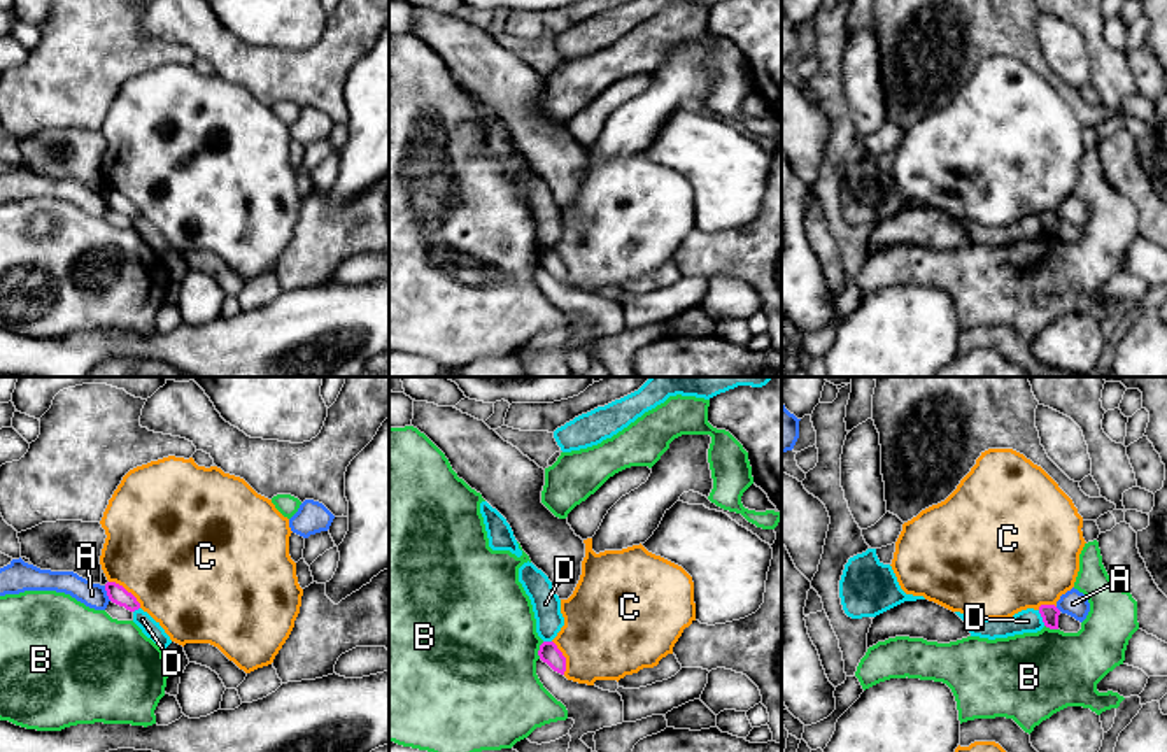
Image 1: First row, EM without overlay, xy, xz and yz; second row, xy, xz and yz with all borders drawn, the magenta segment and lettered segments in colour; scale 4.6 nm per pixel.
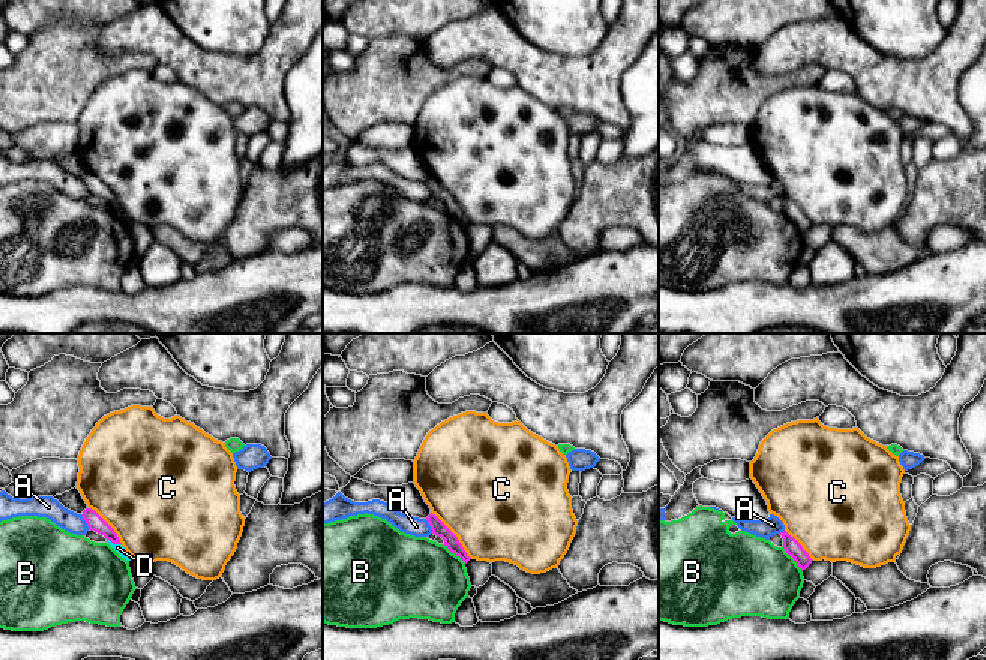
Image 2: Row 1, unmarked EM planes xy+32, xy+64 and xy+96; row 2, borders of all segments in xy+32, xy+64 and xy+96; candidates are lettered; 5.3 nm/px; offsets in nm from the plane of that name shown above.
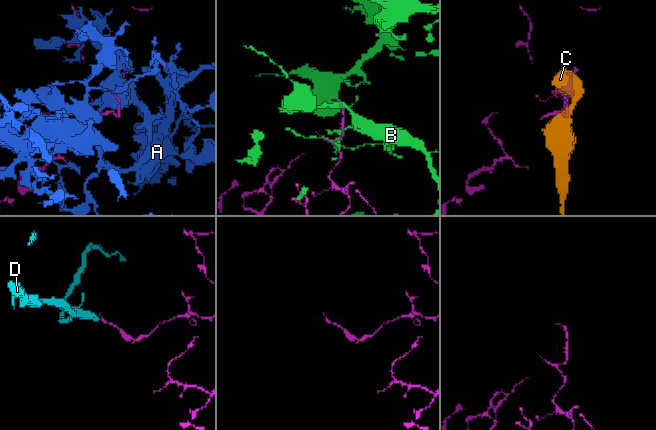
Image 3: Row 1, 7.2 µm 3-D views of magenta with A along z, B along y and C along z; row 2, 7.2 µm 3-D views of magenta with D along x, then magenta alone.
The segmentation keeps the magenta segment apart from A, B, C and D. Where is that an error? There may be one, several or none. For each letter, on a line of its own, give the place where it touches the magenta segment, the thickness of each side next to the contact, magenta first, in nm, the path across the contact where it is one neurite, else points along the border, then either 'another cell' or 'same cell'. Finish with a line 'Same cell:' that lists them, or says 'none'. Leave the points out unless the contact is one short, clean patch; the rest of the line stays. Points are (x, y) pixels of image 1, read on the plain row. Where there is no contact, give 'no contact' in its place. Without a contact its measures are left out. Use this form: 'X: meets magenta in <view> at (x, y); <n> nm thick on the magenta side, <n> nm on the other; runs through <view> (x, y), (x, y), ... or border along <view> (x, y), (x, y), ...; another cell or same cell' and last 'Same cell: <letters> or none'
A: meets magenta in xy at (107, 200); 90 nm thick on the magenta side, 110 nm on the other; another cell
B: meets magenta in xz at (538, 258); 90 nm thick on the magenta side, 500 nm on the other; another cell
C: meets magenta in xy at (125, 197); 90 nm thick on the magenta side, 500 nm on the other; another cell
D: meets magenta in yz at (1041, 223); 80 nm thick on the magenta side, 110 nm on the other; border along yz (1038, 218), (1045, 232); another cell
Same cell: none

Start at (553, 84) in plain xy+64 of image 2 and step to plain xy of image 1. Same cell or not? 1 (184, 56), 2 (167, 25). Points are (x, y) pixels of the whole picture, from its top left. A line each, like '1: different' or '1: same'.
1: different
2: same

